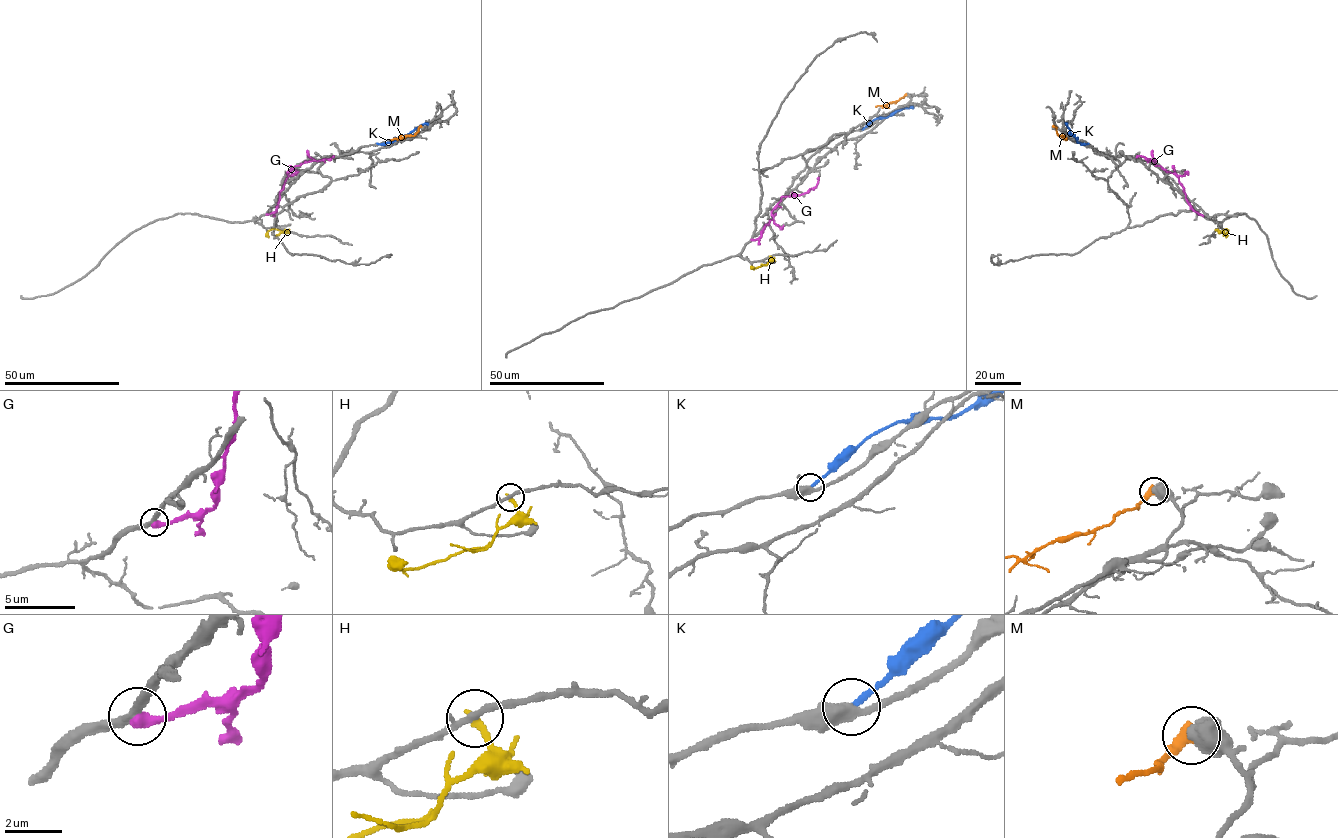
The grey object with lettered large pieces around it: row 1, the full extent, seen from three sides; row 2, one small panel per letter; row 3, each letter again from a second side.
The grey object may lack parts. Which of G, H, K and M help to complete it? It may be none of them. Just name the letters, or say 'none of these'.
none of these

